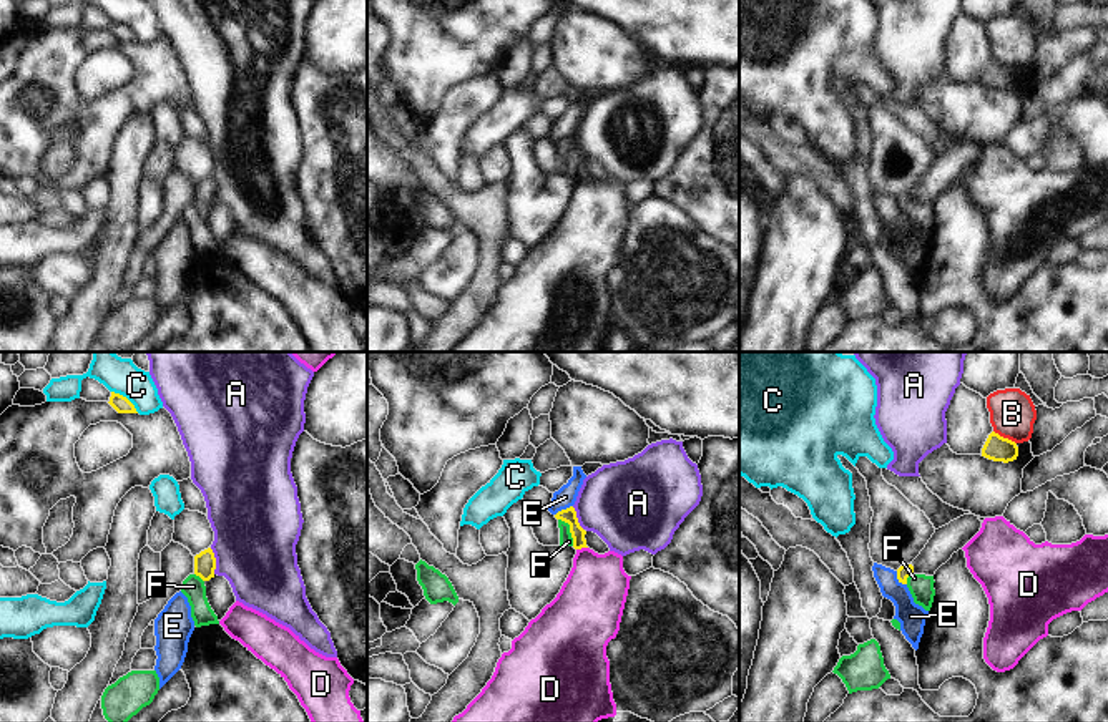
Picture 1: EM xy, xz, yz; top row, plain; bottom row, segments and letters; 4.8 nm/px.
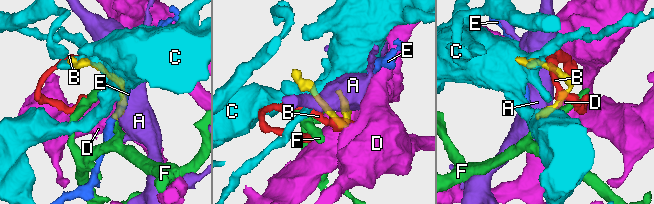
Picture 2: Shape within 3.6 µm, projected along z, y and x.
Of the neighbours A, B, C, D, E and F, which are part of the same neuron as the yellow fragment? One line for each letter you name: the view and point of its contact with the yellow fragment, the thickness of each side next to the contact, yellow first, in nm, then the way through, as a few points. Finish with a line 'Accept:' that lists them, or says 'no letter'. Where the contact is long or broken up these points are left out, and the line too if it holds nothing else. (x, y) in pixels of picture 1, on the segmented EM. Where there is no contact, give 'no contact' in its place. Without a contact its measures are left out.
F: contact xz (570, 530); calibres 70 and 60 nm; way xz (568, 515), (570, 530), (565, 536)
Accept: F

